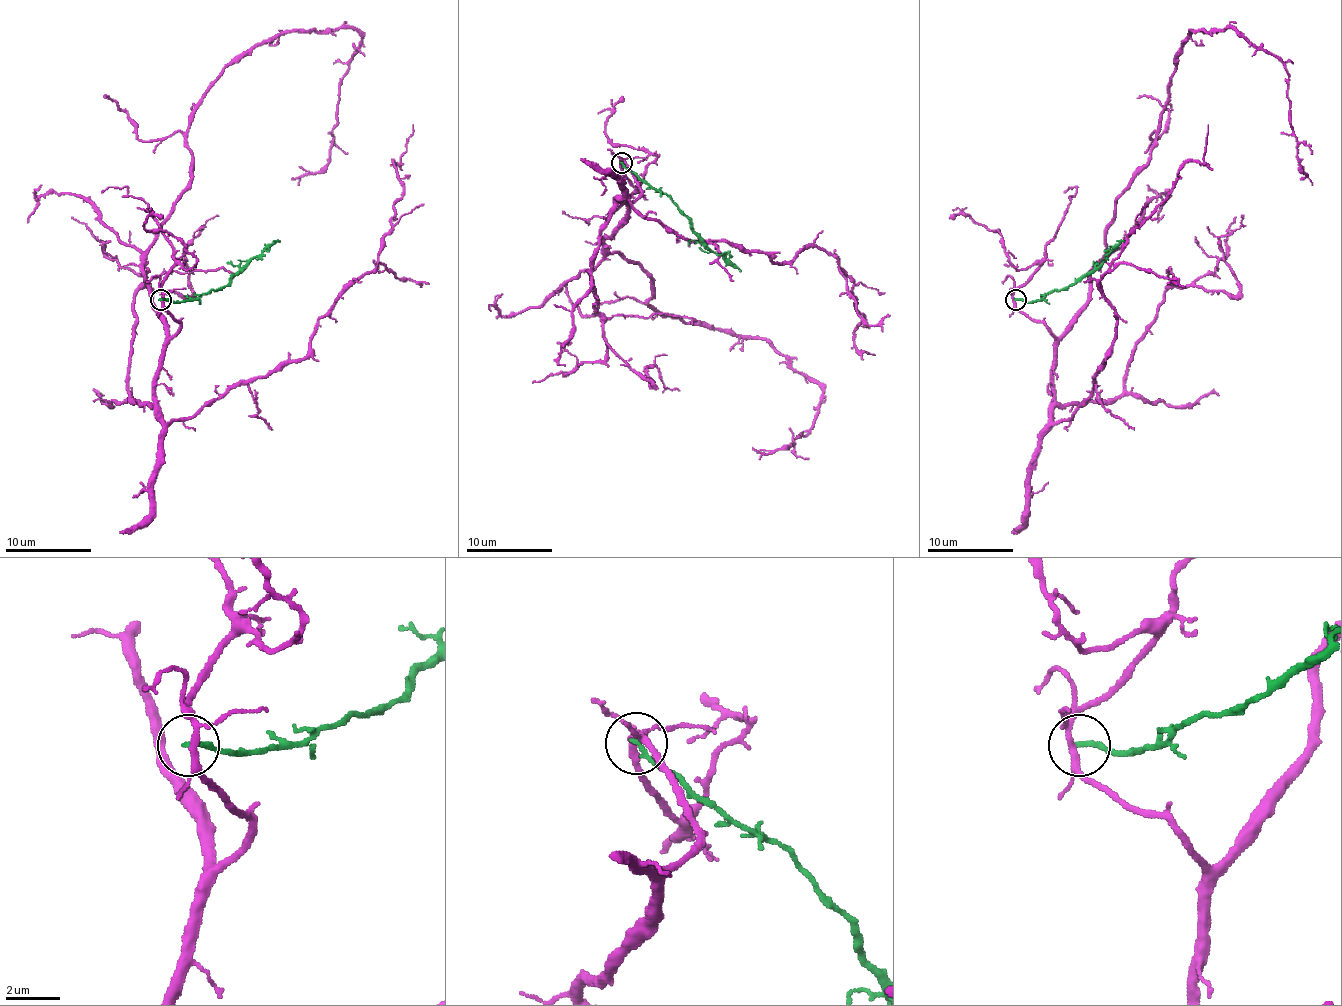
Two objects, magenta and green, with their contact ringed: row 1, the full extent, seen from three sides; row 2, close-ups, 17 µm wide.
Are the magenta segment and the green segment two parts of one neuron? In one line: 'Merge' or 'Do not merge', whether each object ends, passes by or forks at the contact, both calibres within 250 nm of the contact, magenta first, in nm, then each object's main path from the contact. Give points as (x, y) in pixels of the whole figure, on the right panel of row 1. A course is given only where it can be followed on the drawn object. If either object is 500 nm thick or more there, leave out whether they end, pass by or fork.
Do not merge. At the ring magenta forks. At the ring green ends. Thickness 200 nm (magenta) against 180 nm. Course of magenta: (1014, 299), (1057, 338), (1087, 301), (1115, 202), (1147, 162), (1192, 31), (1235, 28), (1276, 56), (1300, 179). Course of green: (1016, 299), (1038, 301), (1053, 290), (1066, 290), (1089, 275), (1124, 241)

